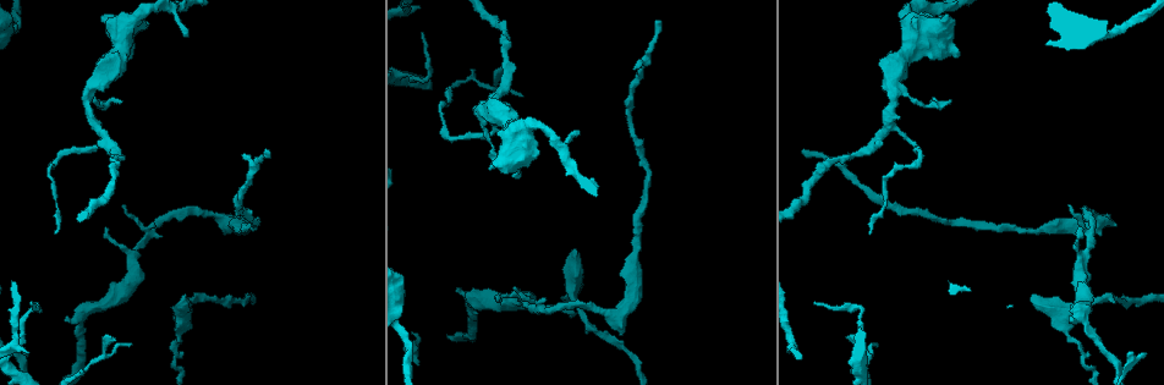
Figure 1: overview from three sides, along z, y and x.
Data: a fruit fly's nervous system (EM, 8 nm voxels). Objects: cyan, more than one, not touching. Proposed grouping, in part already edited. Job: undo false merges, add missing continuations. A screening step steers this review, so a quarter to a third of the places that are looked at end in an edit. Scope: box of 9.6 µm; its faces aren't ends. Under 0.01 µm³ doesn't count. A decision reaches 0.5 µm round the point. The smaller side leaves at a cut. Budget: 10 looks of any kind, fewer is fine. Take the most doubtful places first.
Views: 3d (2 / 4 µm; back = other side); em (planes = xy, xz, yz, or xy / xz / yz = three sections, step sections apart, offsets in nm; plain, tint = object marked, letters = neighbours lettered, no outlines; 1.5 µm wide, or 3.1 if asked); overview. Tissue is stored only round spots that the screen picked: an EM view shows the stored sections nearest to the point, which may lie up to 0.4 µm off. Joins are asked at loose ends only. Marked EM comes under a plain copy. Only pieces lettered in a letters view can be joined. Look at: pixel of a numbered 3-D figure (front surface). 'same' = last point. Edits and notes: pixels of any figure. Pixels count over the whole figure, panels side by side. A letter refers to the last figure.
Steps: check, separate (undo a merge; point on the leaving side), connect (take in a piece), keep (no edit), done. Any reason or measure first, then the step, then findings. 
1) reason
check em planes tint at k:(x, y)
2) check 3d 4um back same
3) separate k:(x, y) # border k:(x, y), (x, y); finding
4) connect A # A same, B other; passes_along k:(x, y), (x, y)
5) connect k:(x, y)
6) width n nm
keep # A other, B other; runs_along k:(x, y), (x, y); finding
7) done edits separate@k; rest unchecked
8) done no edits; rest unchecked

check 3d 4um at 1:(185, 295)

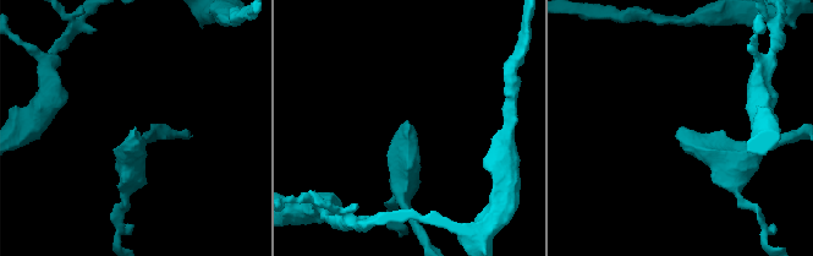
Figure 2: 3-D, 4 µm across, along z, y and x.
need the tissue
check em xy step 4 letters at 2:(411, 129)

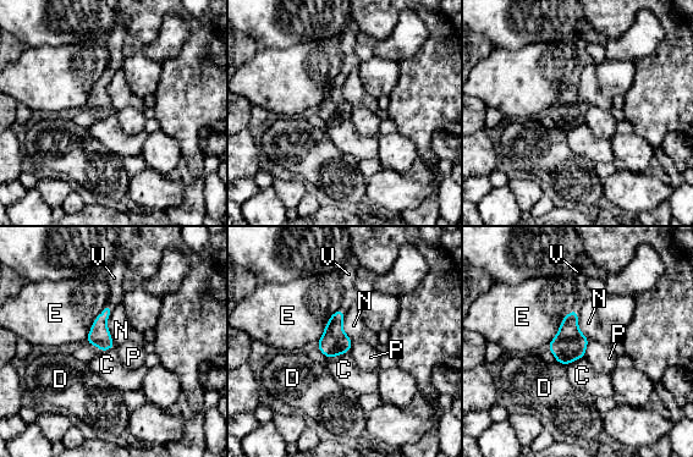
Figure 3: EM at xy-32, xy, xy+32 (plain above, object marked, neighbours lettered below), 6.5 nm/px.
another direction
check em planes letters same

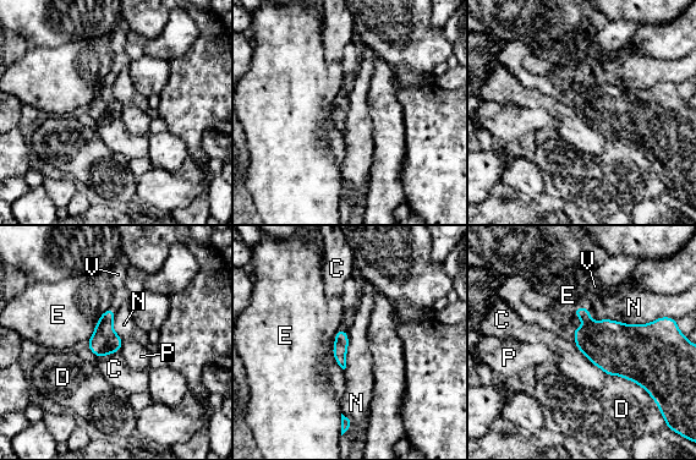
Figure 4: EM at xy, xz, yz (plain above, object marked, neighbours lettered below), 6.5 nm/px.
longest_contact N 550 nm
connect 4:(580, 277) # C other, D other, E other, N other, P other, V same; it goes on there

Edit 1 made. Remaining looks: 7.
redraw
check overview

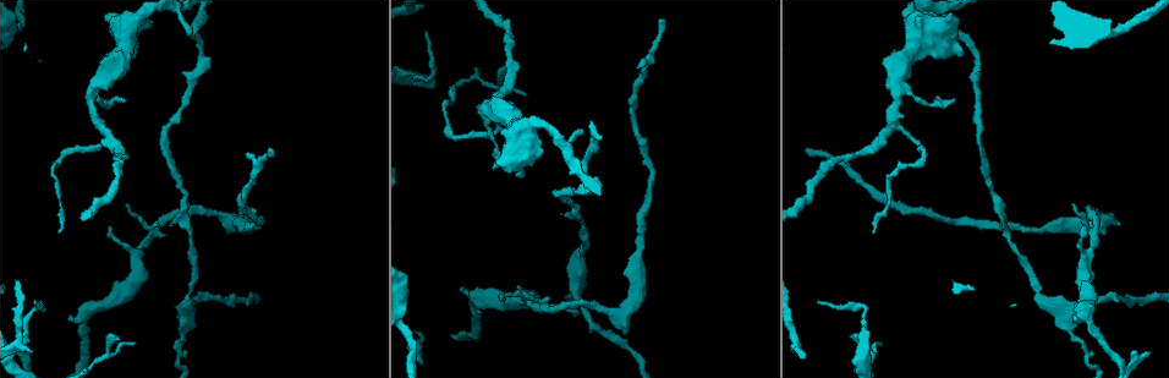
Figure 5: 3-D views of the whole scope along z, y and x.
free end
check em xz step 4 letters at 5:(953, 101)

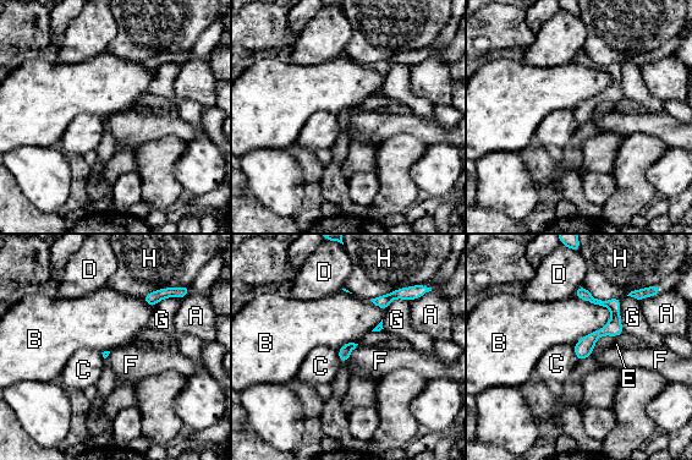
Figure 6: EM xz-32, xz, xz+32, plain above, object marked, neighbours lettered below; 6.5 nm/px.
keep # A other, B other, C other, D other, E other, F other, G other, H other; border 6:(357, 344), (347, 361); none of them fits

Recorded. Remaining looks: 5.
stops while still wide
check 3d 4um at 5:(624, 334)

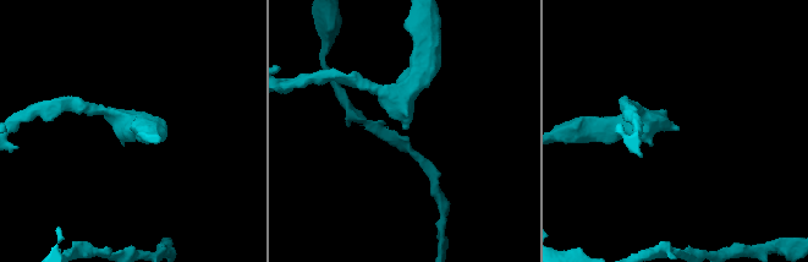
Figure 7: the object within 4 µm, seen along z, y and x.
arm_widths 240, 360 nm
check em planes letters at 7:(677, 130)

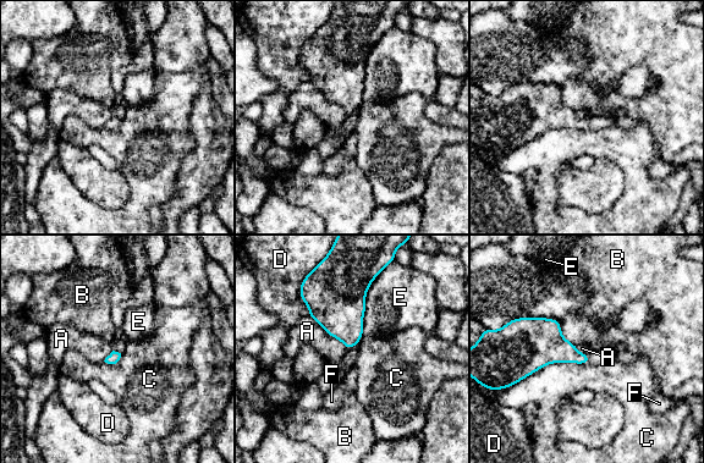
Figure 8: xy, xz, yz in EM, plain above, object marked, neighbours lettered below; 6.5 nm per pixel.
keep # A other, B other, C other, D other, E other, F other; border 8:(589, 362), (548, 363), (506, 389); no lettered piece goes on from it

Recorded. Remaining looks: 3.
branch stops here
check em xz step 4 letters at 5:(246, 153)

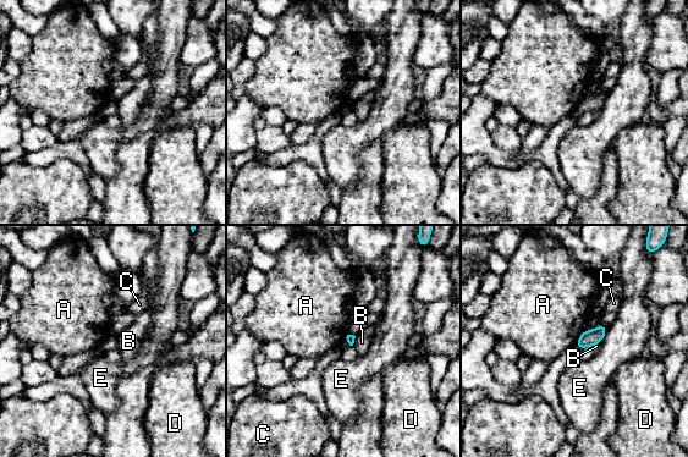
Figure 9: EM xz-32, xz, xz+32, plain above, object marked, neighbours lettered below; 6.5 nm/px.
cut it another way
check em planes letters same

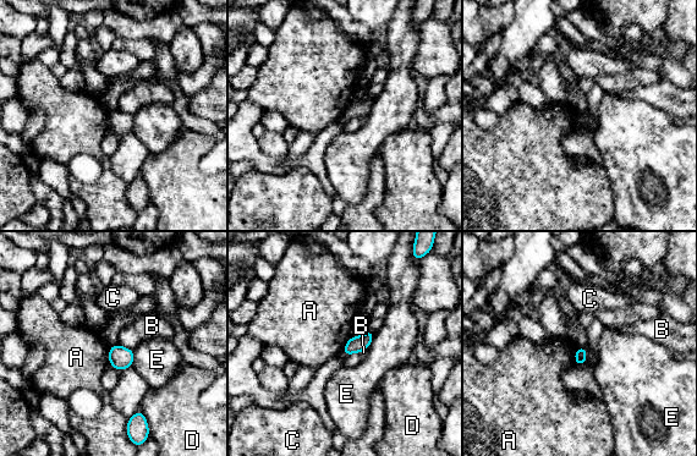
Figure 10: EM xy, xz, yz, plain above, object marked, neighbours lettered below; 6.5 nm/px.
keep # A other, B other, C other, D other, E other; no lettered piece goes on from it

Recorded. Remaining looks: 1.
done edits connect@4; rest unchecked

